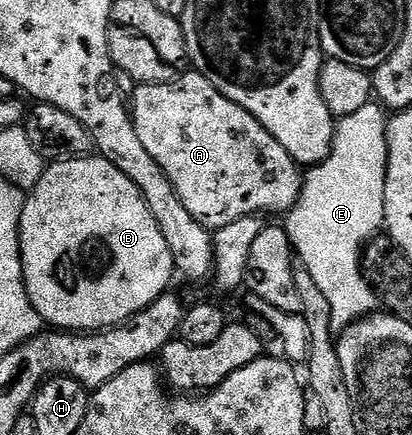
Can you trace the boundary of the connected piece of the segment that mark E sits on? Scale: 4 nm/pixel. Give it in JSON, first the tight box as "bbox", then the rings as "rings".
{"bbox":[284,104,387,332],"rings":[[[378,104],[337,119],[329,154],[305,171],[298,202],[284,218],[296,258],[307,266],[328,300],[334,332],[362,321],[376,306],[374,289],[362,275],[362,251],[386,225],[387,121],[387,111]]]}

